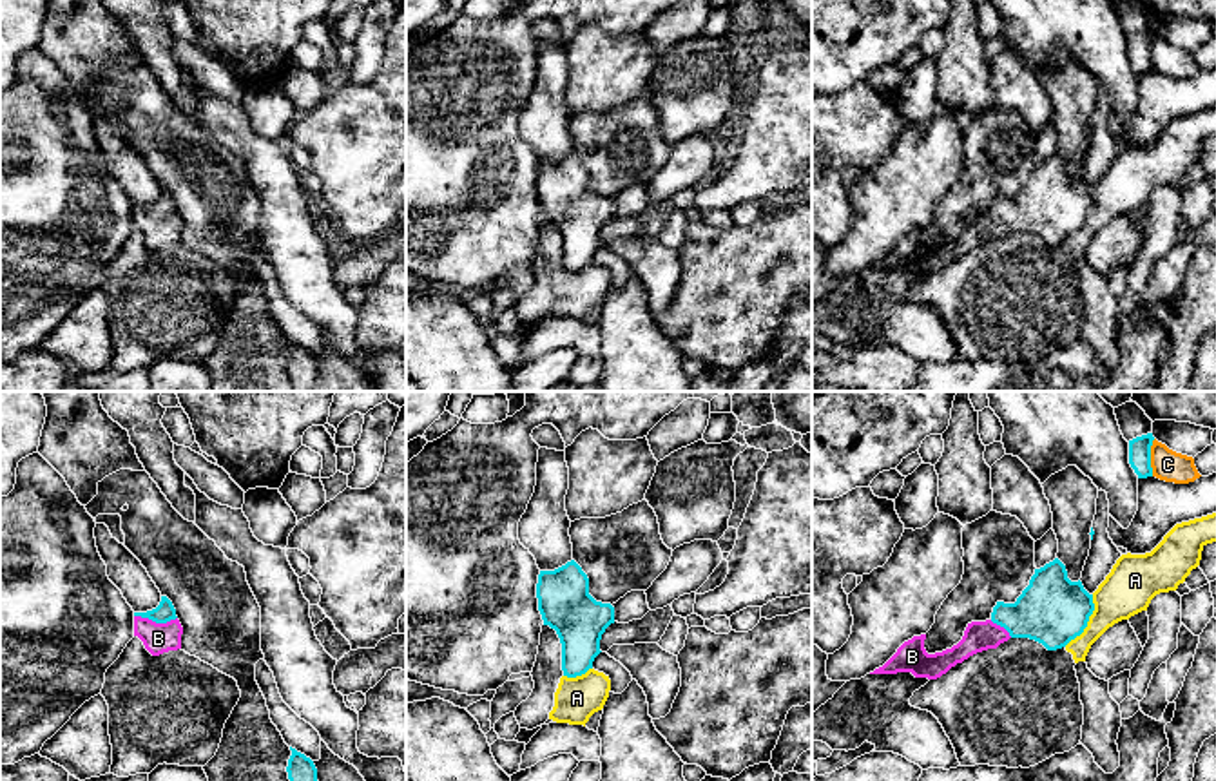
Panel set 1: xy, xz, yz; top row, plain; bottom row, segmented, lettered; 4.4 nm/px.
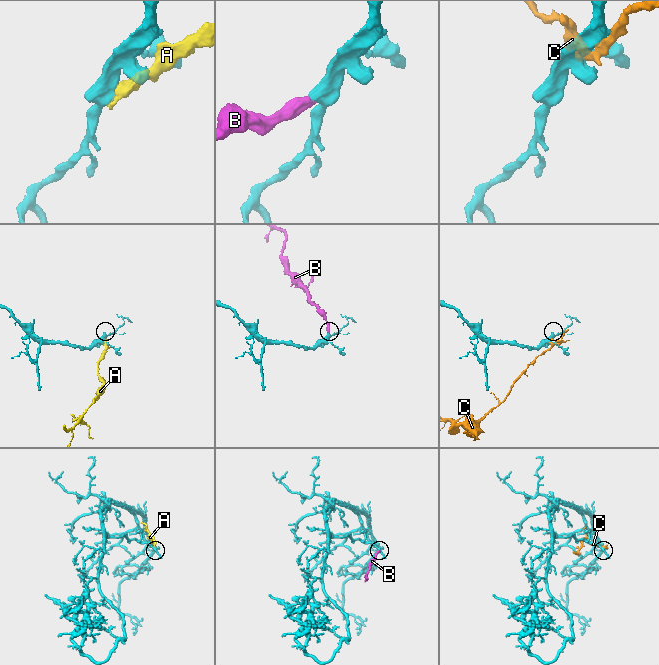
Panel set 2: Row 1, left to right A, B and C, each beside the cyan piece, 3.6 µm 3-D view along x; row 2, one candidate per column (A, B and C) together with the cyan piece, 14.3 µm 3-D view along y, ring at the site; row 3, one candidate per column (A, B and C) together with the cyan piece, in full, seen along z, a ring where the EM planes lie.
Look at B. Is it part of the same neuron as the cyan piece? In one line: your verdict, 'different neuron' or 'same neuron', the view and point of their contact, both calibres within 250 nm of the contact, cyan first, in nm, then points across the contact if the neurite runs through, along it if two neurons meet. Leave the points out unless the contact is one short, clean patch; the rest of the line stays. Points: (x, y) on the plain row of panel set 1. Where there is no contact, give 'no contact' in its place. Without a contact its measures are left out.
same neuron | xy (156, 216) | 90/140 nm | across xy (165, 205), (156, 216), (158, 232)

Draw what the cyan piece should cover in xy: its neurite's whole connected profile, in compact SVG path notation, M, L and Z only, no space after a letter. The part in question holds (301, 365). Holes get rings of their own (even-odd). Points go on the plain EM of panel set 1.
M292 342L288 353L288 373L294 391L317 391L317 362L310 352Z

